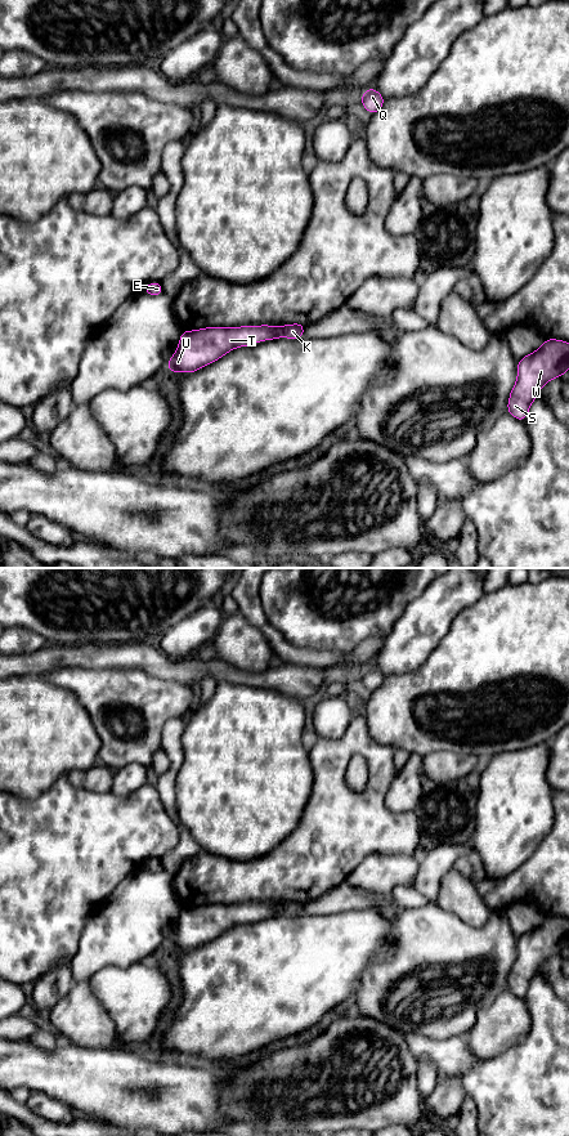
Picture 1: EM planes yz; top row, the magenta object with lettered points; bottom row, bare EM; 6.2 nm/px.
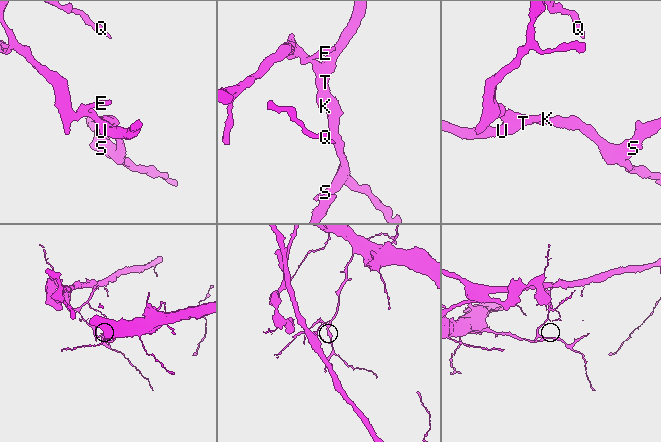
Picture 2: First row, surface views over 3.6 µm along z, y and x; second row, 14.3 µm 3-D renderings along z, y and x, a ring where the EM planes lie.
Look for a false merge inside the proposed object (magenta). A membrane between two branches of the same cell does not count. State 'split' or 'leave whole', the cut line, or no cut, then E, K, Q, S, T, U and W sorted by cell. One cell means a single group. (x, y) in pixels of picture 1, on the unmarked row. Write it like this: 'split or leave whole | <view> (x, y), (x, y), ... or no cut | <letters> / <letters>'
split | yz (273, 903), (273, 908), (279, 913) | E K Q / S T U W

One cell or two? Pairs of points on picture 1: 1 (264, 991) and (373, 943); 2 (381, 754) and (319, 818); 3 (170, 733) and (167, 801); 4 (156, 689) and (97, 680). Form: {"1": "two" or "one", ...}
{"1": "one", "2": "one", "3": "one", "4": "one"}

